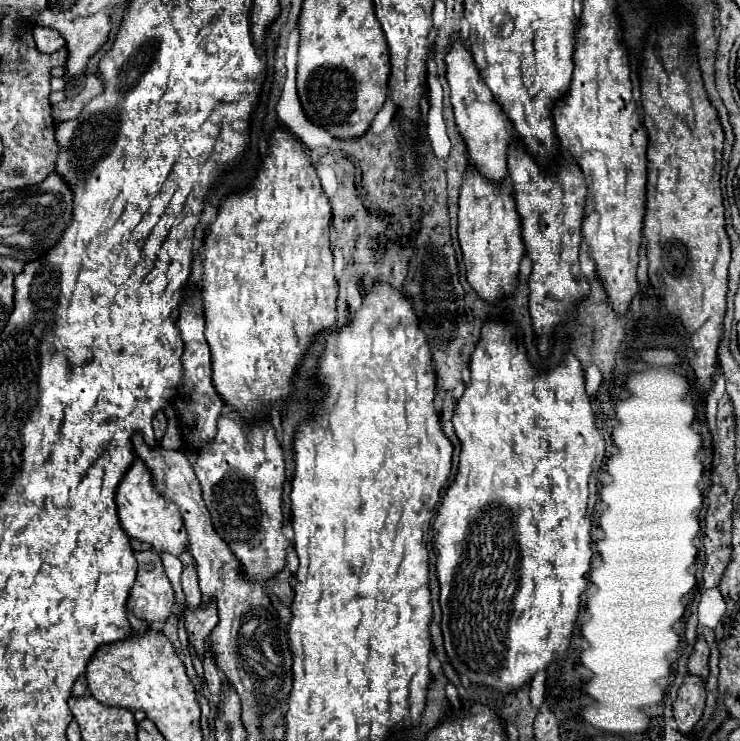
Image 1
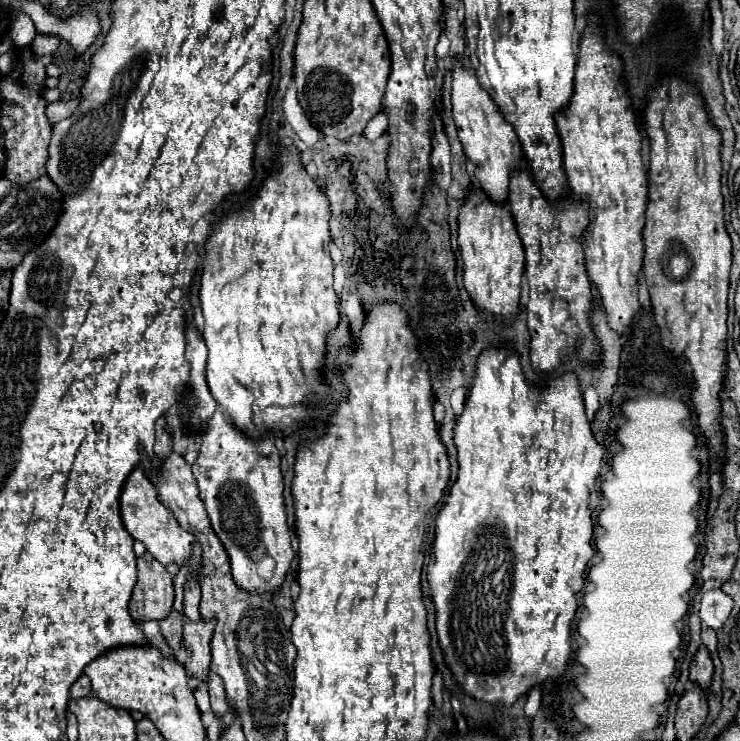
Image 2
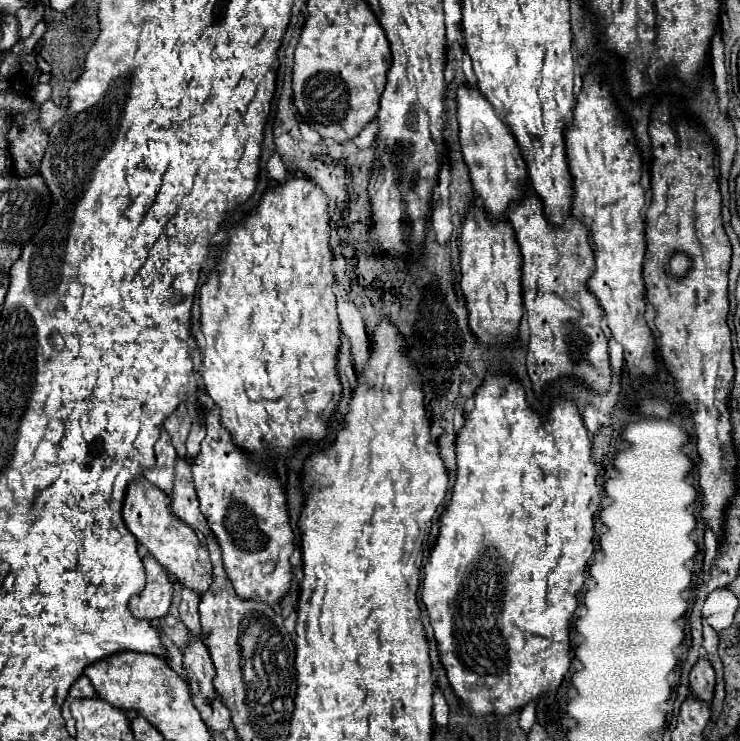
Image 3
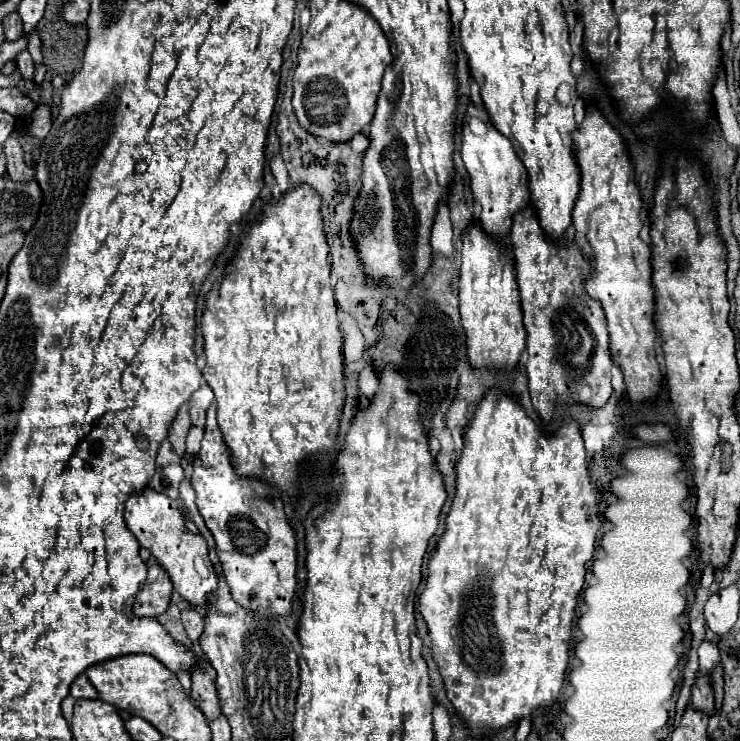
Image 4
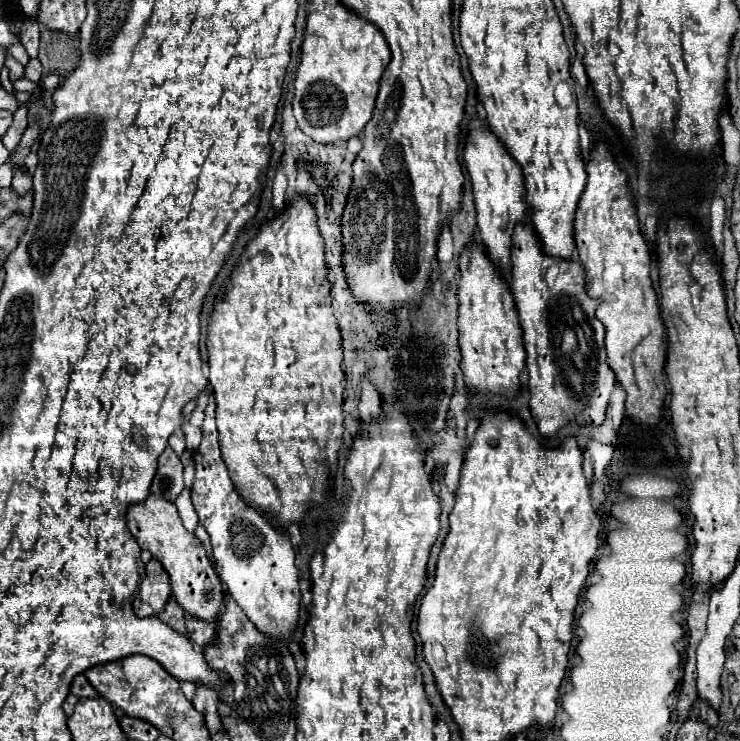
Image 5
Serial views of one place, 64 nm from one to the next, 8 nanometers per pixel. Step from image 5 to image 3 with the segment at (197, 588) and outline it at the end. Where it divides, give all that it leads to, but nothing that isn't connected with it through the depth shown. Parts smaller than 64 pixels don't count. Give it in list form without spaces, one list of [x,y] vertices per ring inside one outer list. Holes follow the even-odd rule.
[[[140,478],[128,486],[122,516],[128,530],[170,572],[170,576],[174,576],[176,582],[184,588],[192,588],[194,592],[198,592],[198,596],[202,598],[212,584],[212,564],[208,558],[208,550],[198,540],[196,532],[176,514],[172,514],[170,498],[164,496],[164,492],[160,492],[158,488],[152,488],[148,480]]]

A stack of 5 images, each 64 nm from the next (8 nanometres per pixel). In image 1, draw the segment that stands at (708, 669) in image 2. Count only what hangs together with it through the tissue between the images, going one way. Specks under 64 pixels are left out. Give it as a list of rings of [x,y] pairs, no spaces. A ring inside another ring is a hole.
[[[700,636],[700,638],[696,640],[694,652],[692,652],[690,660],[688,660],[688,672],[700,676],[702,680],[706,680],[708,674],[710,674],[710,668],[708,668],[708,656],[710,656],[708,644],[706,644],[706,640],[702,640],[702,636]]]

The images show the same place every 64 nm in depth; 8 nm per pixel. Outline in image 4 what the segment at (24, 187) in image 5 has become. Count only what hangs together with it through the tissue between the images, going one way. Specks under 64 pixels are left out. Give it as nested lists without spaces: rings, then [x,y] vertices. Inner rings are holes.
[[[20,118],[18,126],[14,128],[14,132],[10,134],[9,138],[3,145],[3,152],[6,155],[6,170],[10,174],[10,178],[14,182],[20,182],[20,184],[26,184],[34,178],[34,168],[26,164],[24,160],[24,150],[22,150],[22,144],[18,140],[20,136],[20,128],[24,124],[24,118]]]

